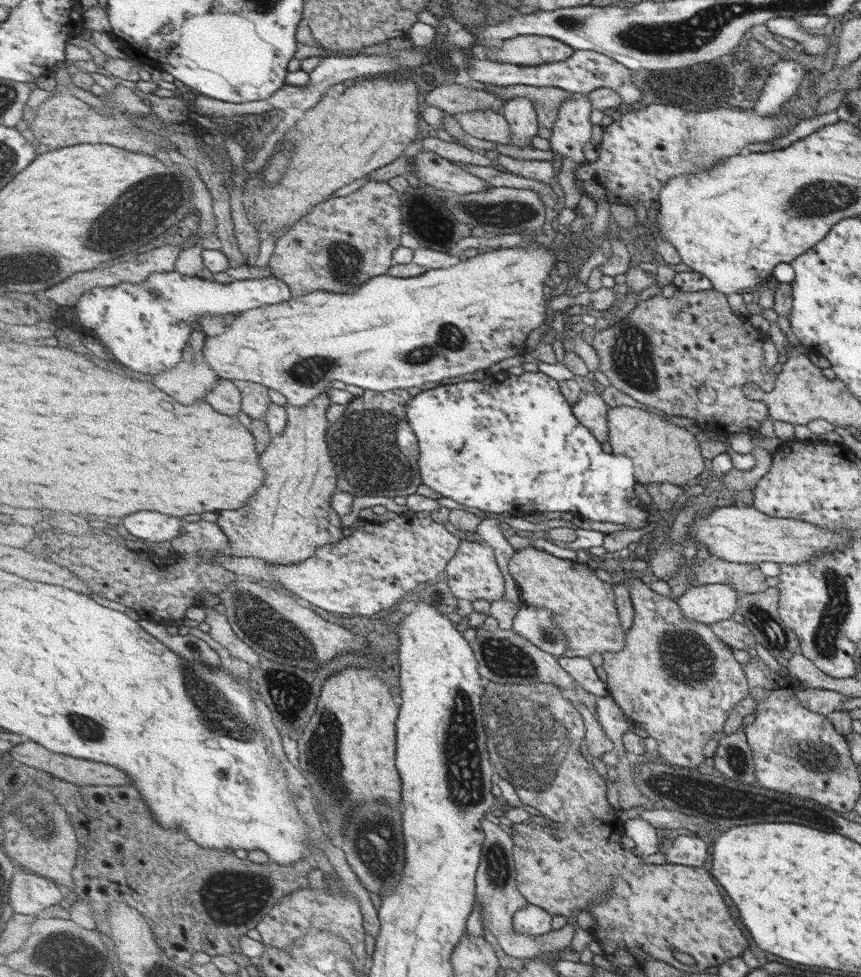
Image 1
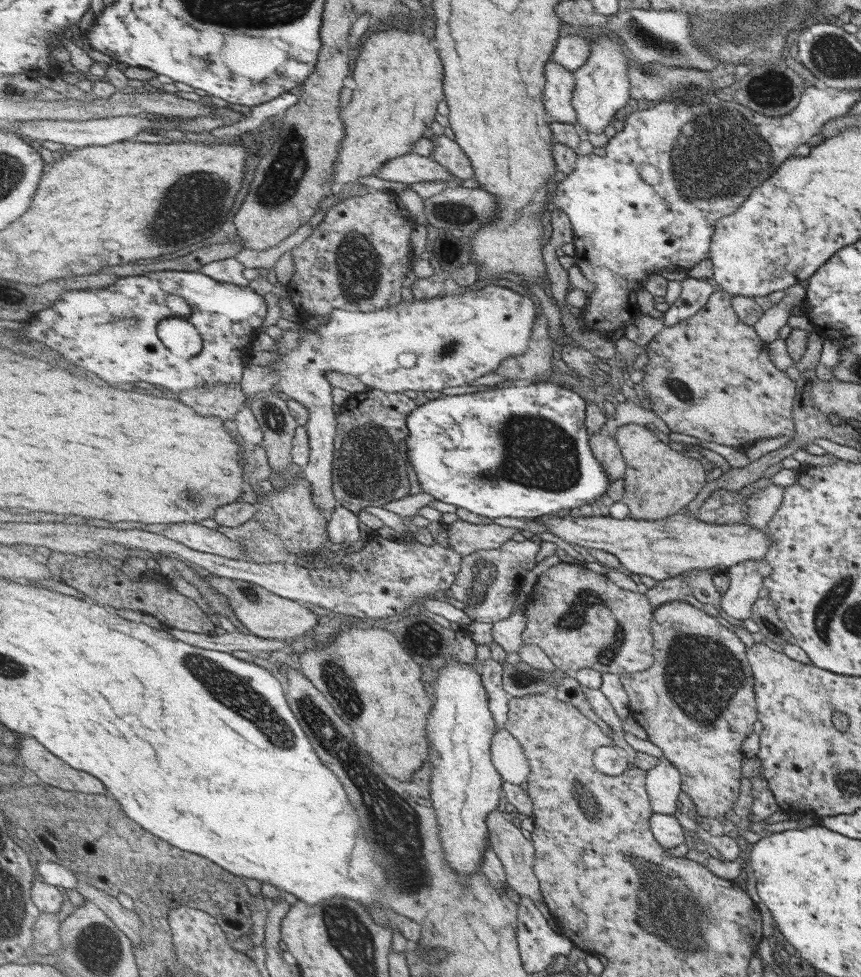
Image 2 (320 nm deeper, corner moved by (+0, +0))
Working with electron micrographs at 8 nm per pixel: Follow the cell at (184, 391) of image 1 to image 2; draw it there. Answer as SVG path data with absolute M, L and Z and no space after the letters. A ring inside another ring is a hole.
M237 382L206 384L178 394L179 402L193 408L200 416L215 416L224 421L235 419L247 398Z

